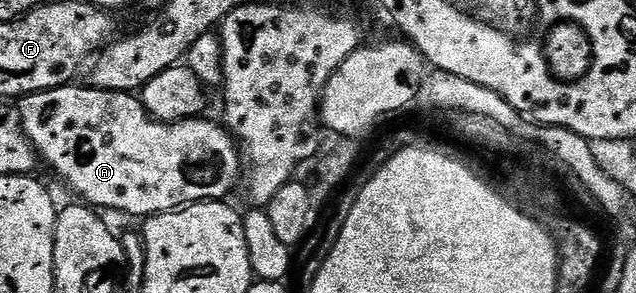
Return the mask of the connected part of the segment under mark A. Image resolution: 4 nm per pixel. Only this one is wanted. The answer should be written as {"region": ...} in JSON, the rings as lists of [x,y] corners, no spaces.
{"region":[[[67,84],[57,86],[54,90],[45,90],[39,94],[25,95],[17,103],[16,113],[19,121],[22,122],[22,131],[29,138],[35,150],[38,152],[39,159],[46,162],[79,194],[83,203],[97,208],[99,211],[119,210],[122,214],[131,214],[137,220],[145,220],[154,214],[166,214],[170,210],[176,210],[184,206],[189,206],[192,202],[205,202],[207,200],[222,200],[227,197],[226,193],[235,189],[240,177],[240,150],[236,145],[231,133],[225,125],[214,122],[201,122],[201,117],[195,116],[181,122],[160,122],[156,118],[150,117],[145,106],[142,105],[141,97],[124,90],[97,90],[96,87],[83,84]]]}

